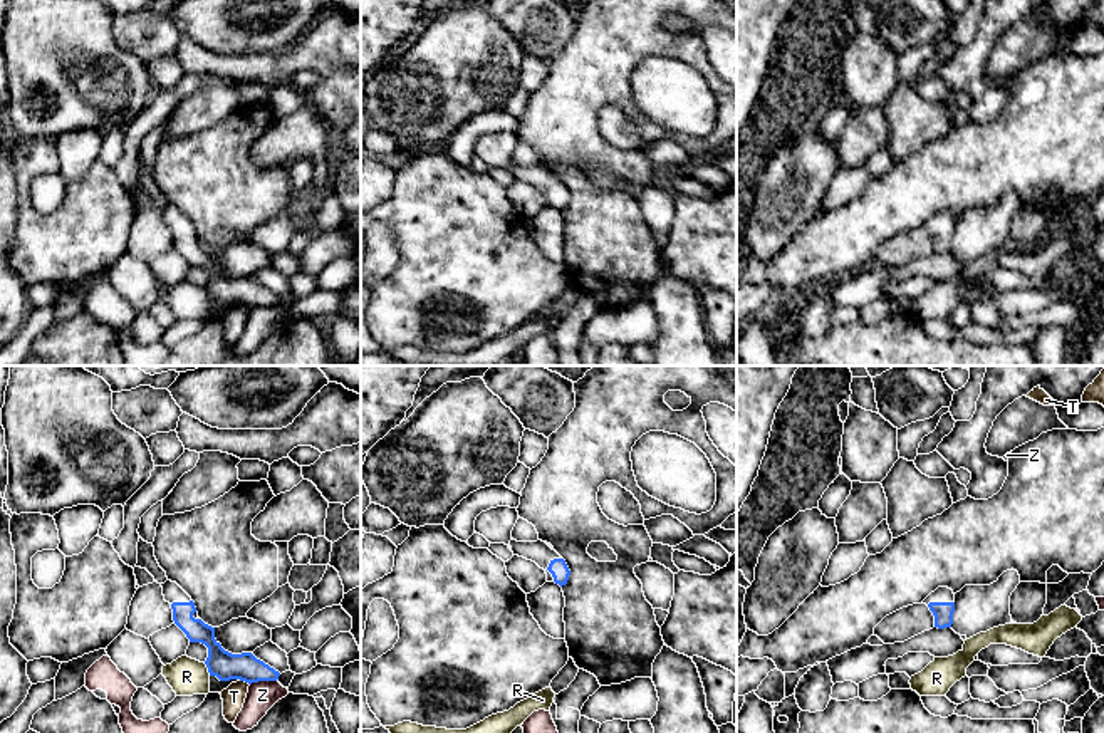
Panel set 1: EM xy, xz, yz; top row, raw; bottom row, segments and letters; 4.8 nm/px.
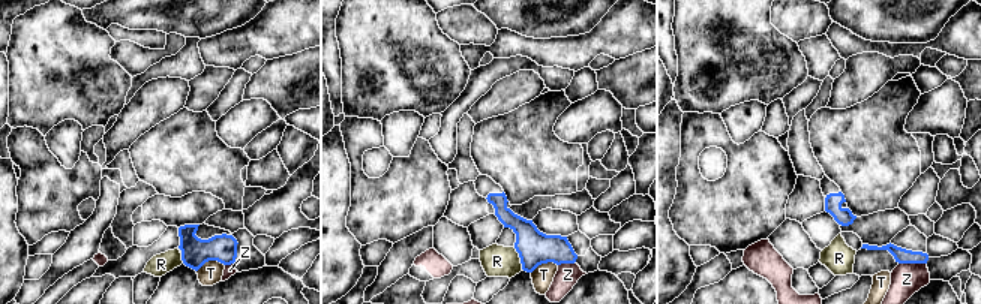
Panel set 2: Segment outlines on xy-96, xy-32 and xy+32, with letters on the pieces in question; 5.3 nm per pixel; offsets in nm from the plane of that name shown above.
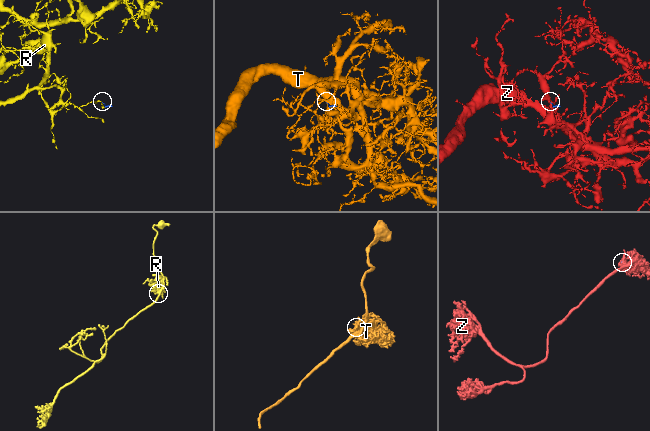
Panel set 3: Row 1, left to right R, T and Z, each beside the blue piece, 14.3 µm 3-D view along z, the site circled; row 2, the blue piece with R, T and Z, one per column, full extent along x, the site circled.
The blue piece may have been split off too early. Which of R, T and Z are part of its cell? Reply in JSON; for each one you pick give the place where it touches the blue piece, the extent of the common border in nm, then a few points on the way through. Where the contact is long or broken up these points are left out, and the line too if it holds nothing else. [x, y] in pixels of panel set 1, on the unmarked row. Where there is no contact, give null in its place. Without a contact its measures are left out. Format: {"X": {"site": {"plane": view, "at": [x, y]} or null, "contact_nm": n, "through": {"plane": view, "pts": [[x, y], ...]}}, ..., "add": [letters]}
{"add": []}

